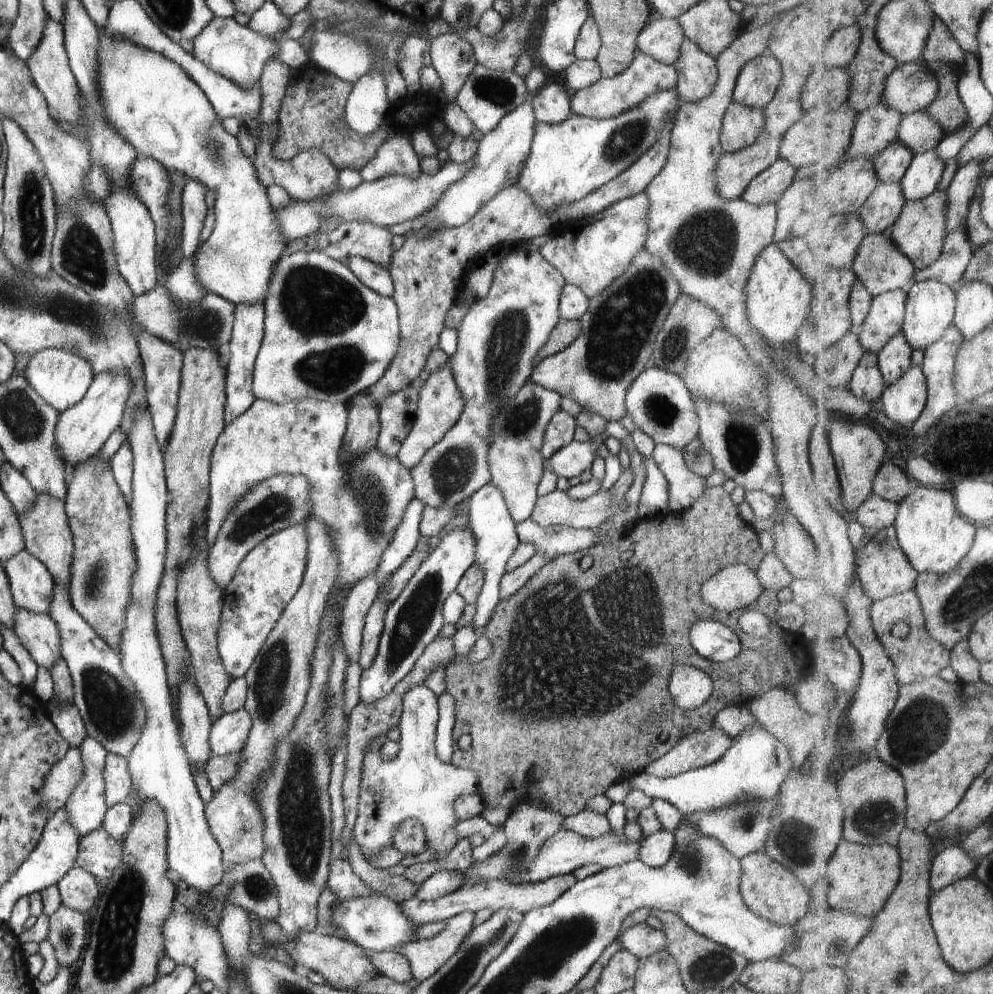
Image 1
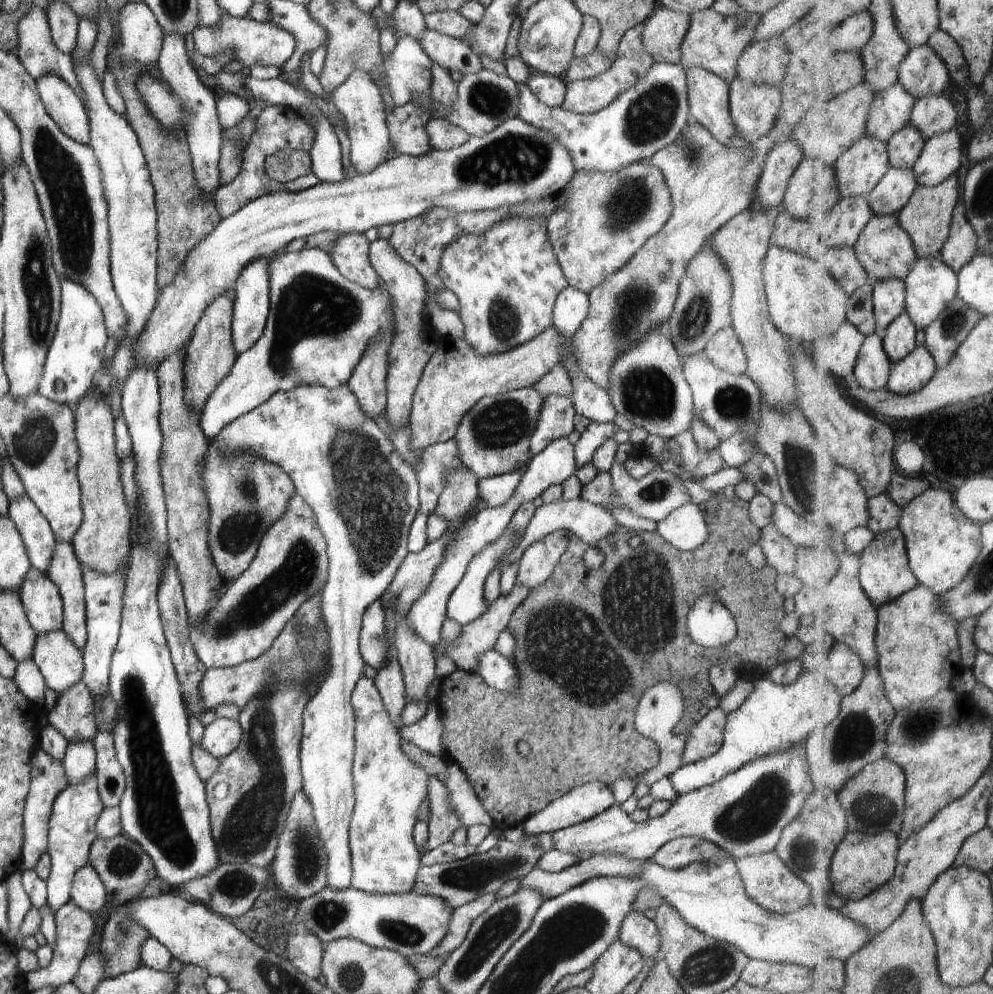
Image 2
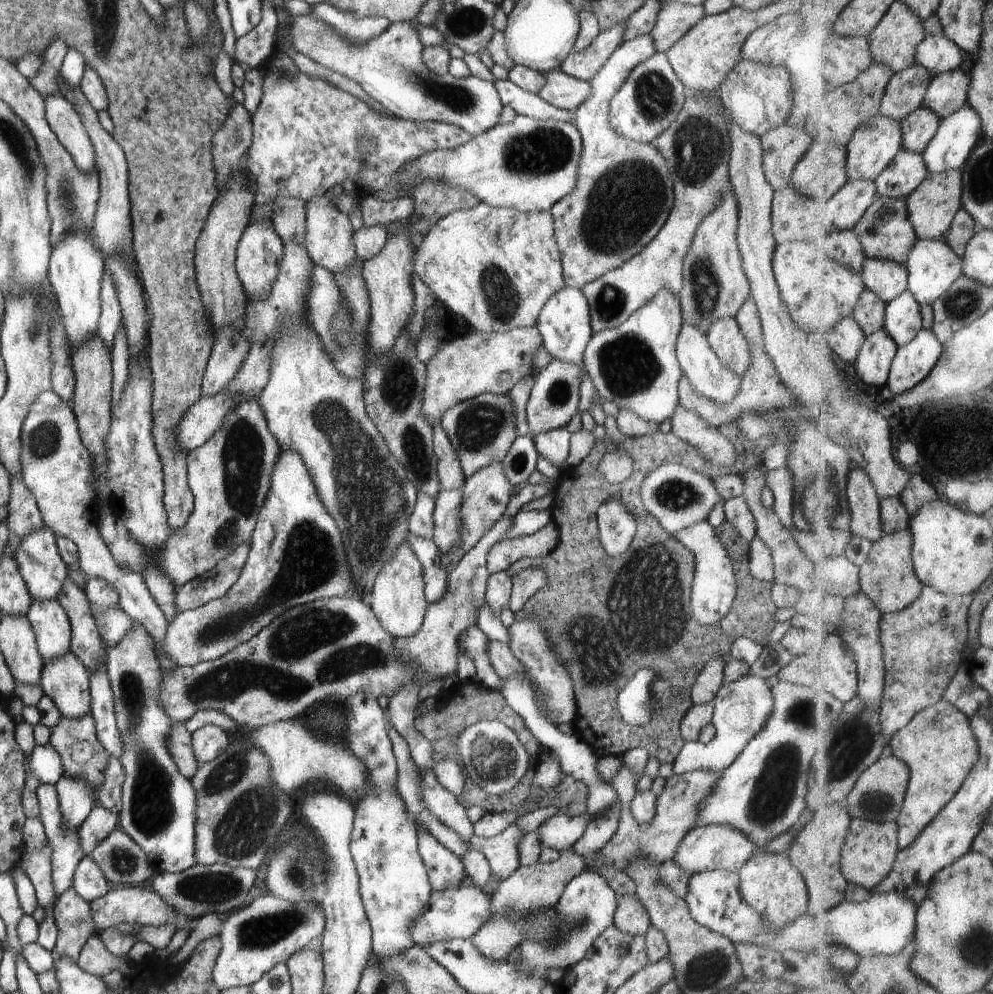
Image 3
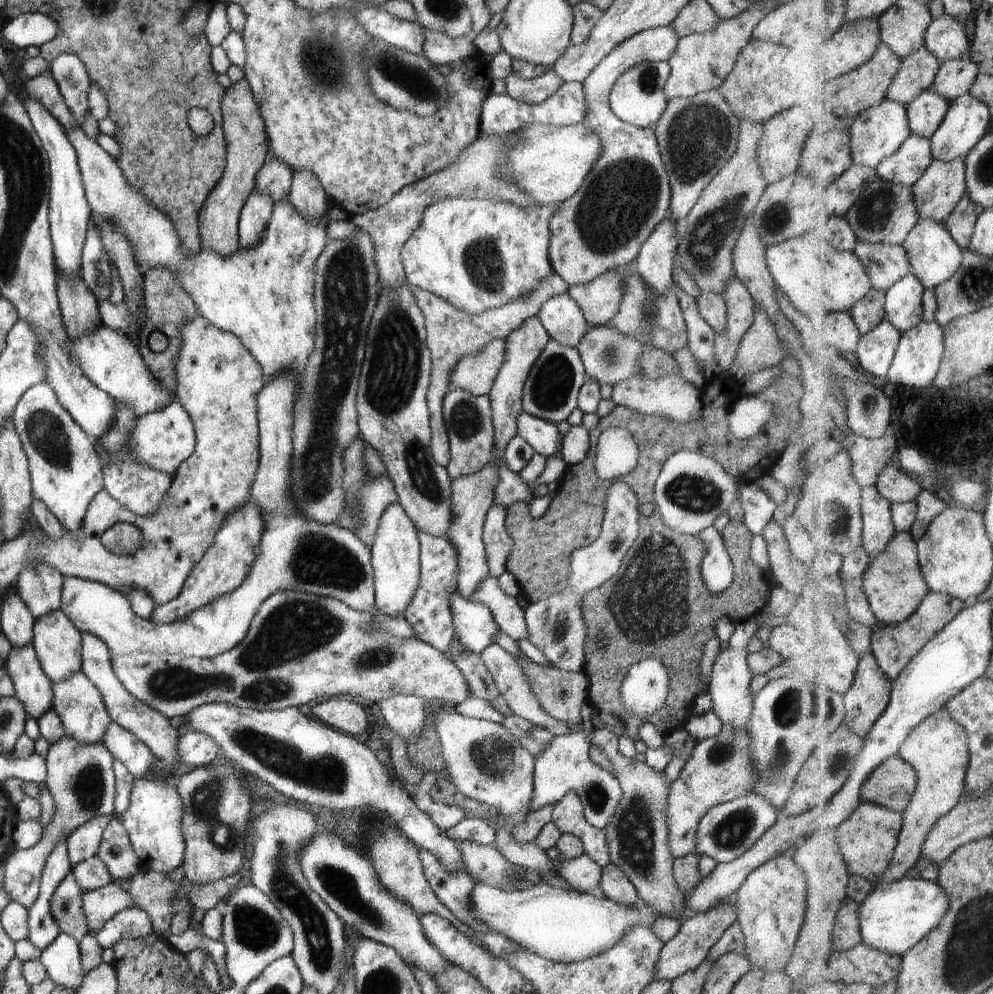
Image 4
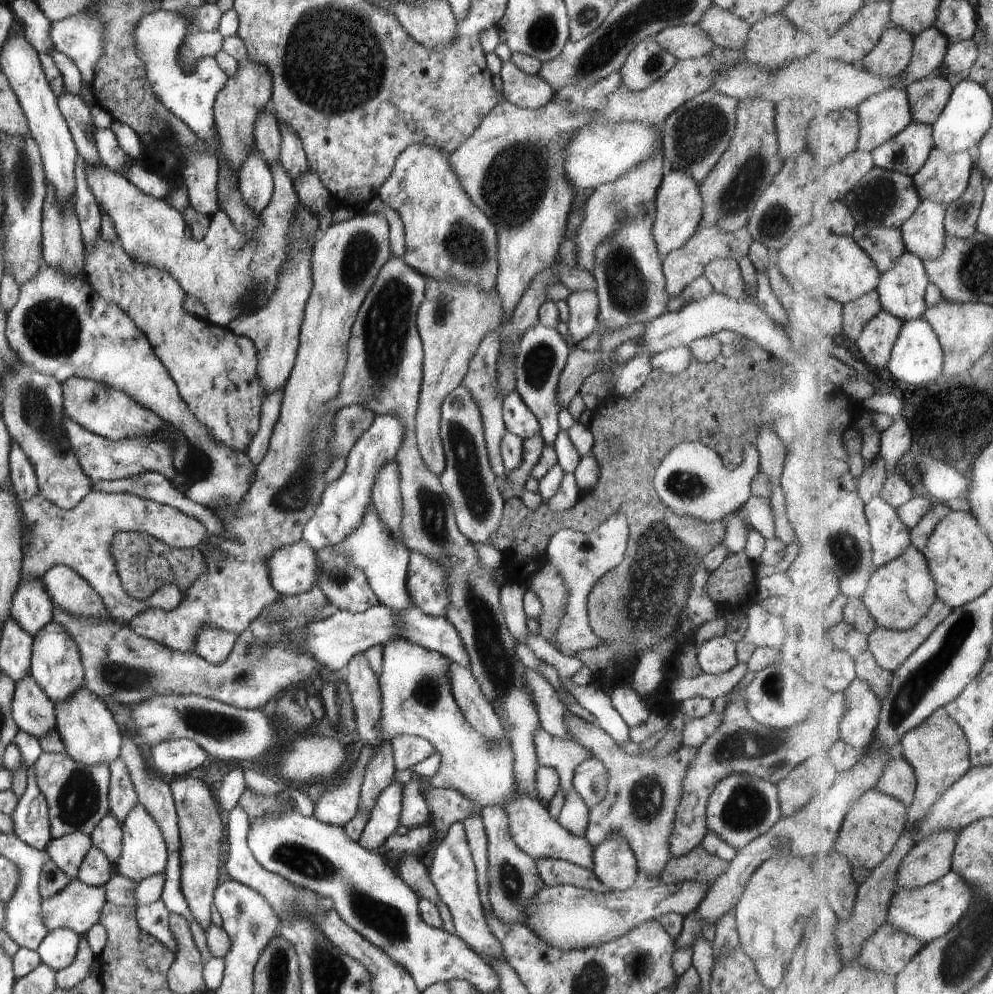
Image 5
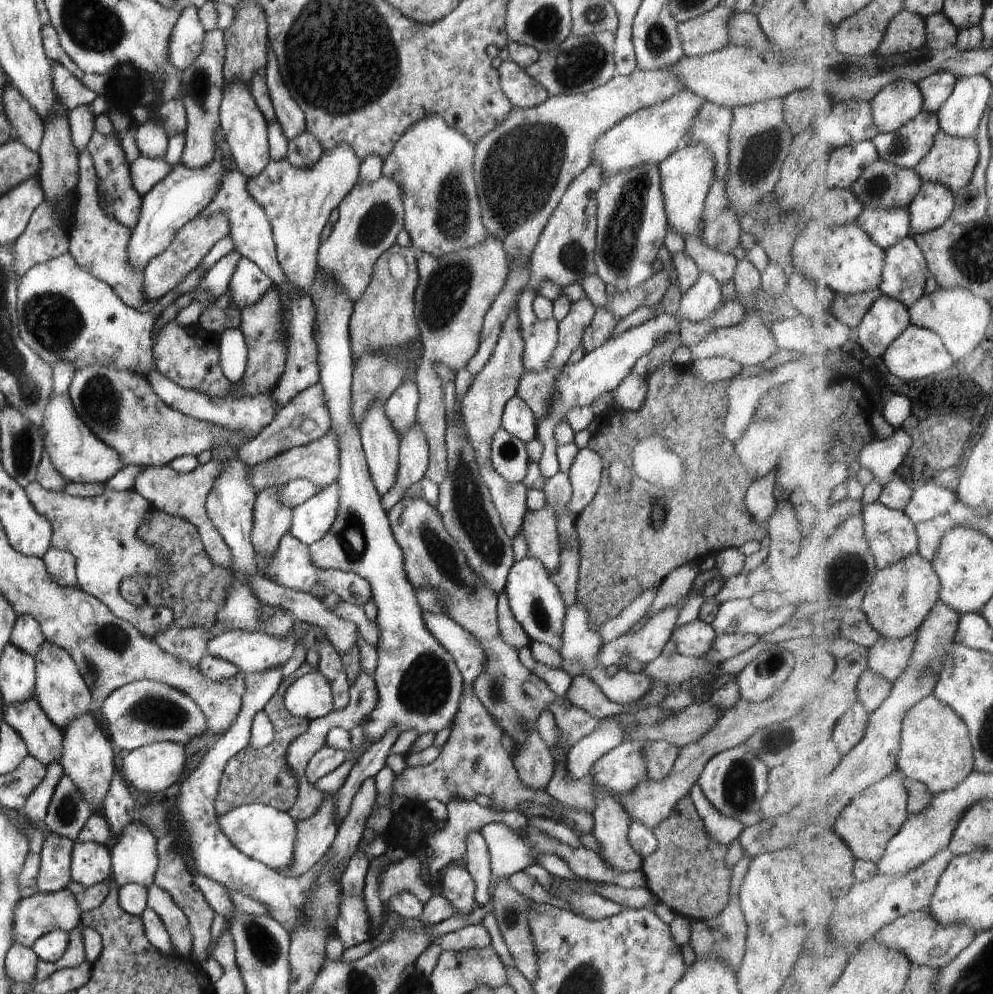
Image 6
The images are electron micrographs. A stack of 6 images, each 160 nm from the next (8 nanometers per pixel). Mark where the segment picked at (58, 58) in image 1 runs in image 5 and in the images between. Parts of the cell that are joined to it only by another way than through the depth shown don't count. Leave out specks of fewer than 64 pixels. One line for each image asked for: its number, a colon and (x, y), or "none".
2: (63, 105)
3: (62, 117)
4: (263, 294)
5: (233, 274)

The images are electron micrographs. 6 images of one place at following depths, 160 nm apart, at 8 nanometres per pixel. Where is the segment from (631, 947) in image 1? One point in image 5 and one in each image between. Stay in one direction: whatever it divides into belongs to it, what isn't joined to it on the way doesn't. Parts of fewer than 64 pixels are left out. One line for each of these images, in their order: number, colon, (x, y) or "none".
2: (637, 931)
3: (631, 917)
4: (615, 886)
5: (615, 865)

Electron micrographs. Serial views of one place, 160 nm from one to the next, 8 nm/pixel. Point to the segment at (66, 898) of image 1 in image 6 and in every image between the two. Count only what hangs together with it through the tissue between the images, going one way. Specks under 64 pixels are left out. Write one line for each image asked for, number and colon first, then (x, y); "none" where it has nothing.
2: (87, 891)
3: (90, 883)
4: (91, 874)
5: (96, 869)
6: (90, 862)

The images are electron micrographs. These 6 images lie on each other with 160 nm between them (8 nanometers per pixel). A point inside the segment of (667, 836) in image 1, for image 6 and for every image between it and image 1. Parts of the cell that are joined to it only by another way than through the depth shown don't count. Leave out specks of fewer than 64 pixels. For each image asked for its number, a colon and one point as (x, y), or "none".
2: (675, 854)
3: (712, 847)
4: (727, 831)
5: (741, 807)
6: (734, 782)

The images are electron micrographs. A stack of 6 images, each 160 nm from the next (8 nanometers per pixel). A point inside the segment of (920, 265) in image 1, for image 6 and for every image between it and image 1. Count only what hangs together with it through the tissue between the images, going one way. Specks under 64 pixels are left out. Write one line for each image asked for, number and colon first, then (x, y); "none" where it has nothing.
2: (929, 217)
3: (934, 206)
4: (945, 184)
5: (946, 177)
6: (952, 162)

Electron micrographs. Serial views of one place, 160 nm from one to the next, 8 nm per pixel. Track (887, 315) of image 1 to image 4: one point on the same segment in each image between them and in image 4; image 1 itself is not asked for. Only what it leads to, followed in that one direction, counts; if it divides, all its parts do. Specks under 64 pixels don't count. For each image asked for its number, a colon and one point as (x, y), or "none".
2: (890, 294)
3: (889, 279)
4: (888, 264)

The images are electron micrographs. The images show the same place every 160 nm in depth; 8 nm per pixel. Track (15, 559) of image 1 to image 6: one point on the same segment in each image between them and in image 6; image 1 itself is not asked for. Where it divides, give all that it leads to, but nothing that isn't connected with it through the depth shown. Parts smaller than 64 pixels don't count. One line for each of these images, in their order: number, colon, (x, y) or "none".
2: (40, 597)
3: (51, 626)
4: (57, 642)
5: (56, 665)
6: (60, 689)

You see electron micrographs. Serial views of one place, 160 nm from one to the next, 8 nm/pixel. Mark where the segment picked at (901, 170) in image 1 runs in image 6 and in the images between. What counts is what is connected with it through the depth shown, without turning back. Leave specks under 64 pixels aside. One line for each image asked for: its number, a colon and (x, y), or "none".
2: (906, 148)
3: (920, 128)
4: (927, 113)
5: (930, 97)
6: (938, 88)

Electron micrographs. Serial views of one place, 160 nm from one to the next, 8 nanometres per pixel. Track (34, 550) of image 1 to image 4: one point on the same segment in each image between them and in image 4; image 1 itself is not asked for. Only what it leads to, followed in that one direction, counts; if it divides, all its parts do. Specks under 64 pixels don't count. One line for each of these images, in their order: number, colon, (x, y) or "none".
2: (64, 570)
3: (86, 644)
4: (158, 733)

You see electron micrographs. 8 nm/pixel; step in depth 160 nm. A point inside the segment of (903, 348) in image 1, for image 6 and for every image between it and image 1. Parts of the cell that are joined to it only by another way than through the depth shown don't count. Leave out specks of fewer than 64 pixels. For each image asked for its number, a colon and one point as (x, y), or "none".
2: (900, 341)
3: (905, 321)
4: (905, 304)
5: (904, 289)
6: (907, 271)

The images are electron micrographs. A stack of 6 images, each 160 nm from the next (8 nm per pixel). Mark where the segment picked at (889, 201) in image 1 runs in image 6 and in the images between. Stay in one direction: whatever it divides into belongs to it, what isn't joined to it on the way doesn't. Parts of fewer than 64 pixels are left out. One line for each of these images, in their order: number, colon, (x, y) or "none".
2: (892, 196)
3: (909, 170)
4: (907, 167)
5: (909, 152)
6: (907, 147)

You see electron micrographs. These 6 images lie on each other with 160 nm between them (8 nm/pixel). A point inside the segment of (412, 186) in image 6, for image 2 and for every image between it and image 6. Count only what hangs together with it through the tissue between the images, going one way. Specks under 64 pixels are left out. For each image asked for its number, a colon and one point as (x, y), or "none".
2: (507, 279)
3: (495, 267)
4: (478, 254)
5: (447, 236)

